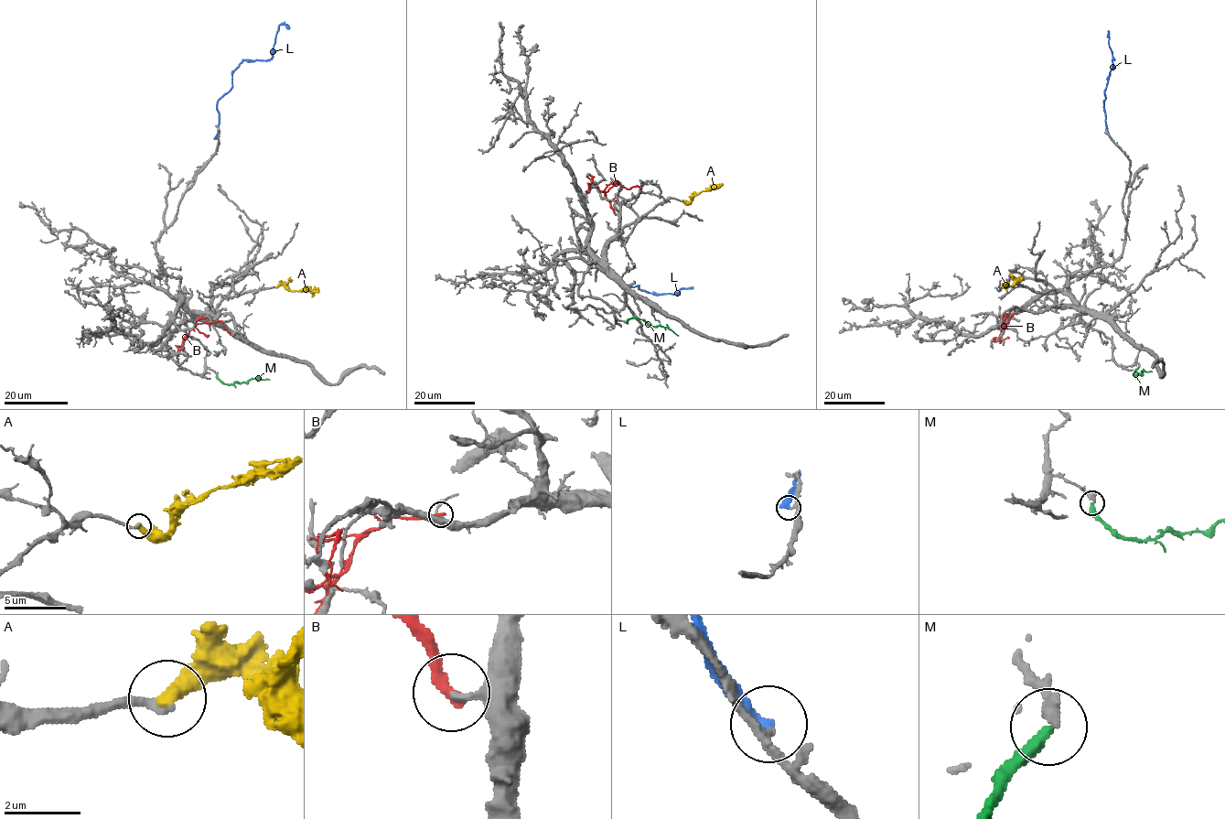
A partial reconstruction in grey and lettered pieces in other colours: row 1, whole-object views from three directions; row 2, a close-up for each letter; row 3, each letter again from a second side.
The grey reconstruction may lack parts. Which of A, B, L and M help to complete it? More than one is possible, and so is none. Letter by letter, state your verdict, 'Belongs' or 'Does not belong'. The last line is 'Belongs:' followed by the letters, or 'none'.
A: Does not belong
B: Does not belong
L: Does not belong
M: Does not belong
Belongs: none

